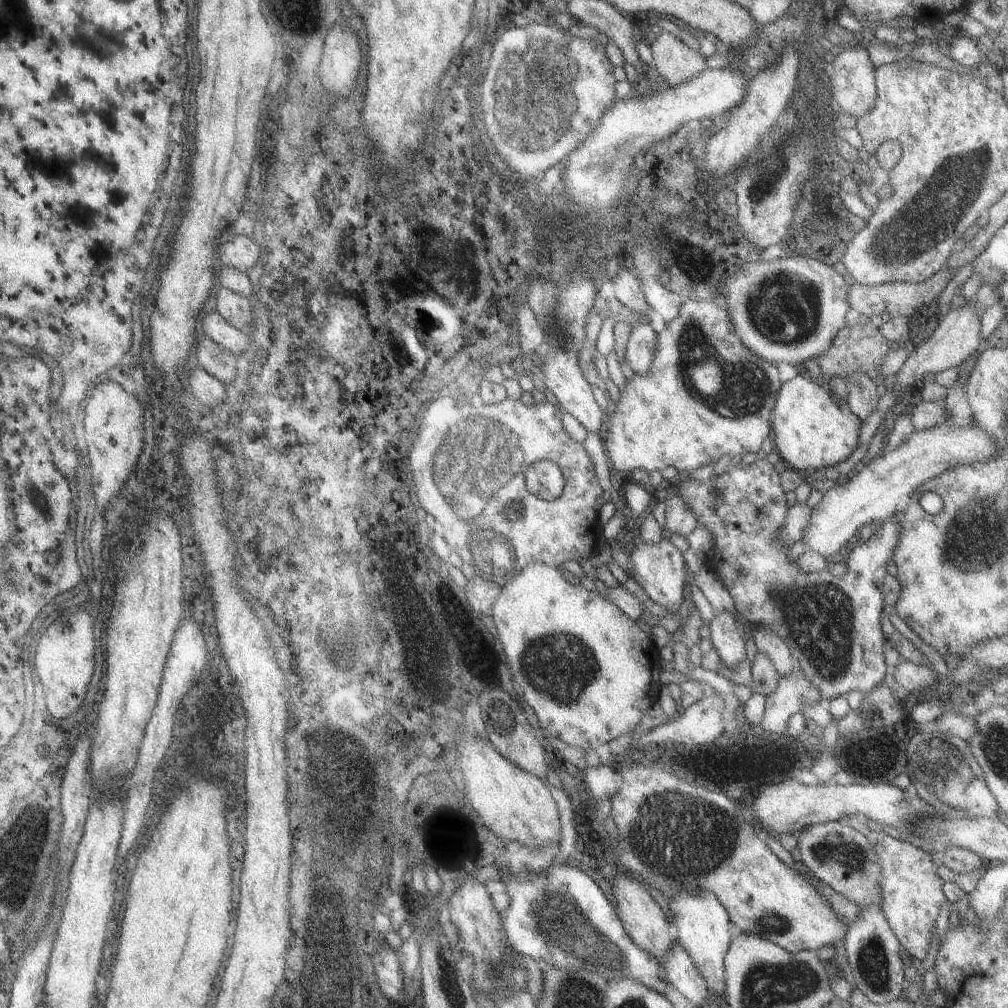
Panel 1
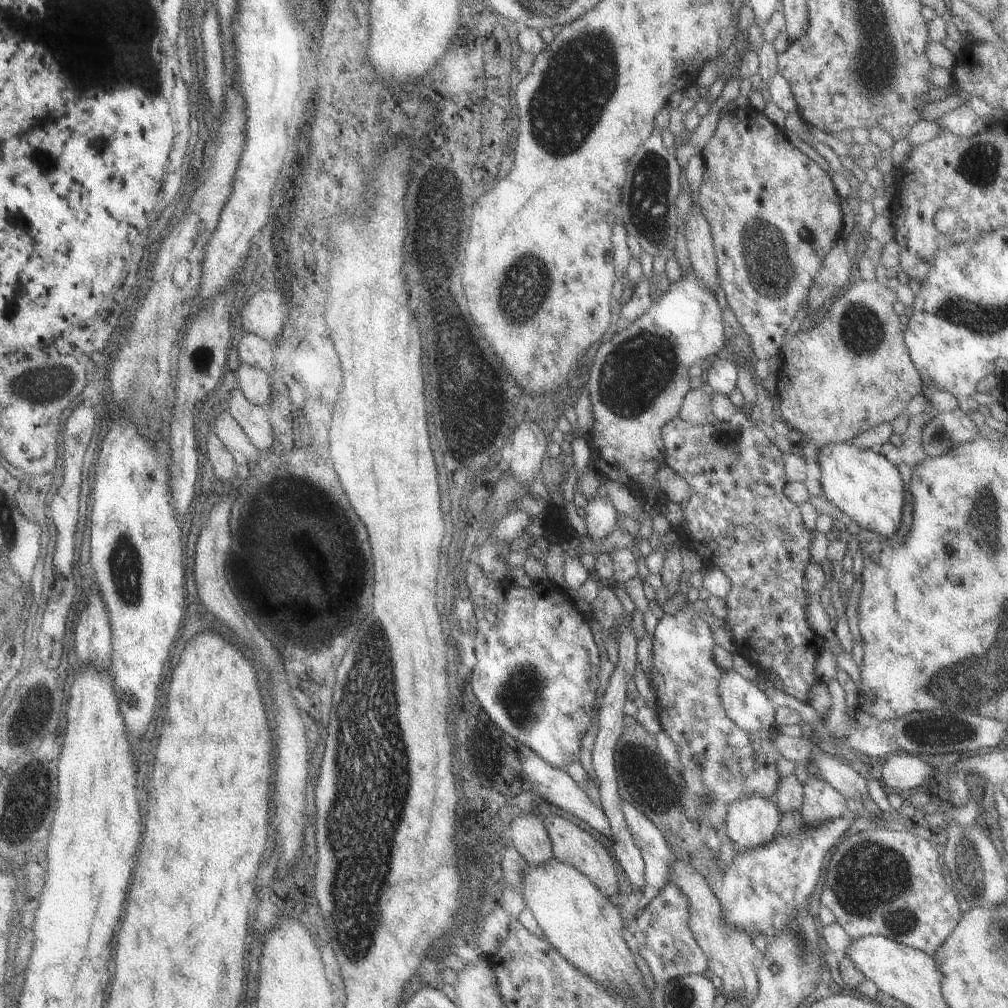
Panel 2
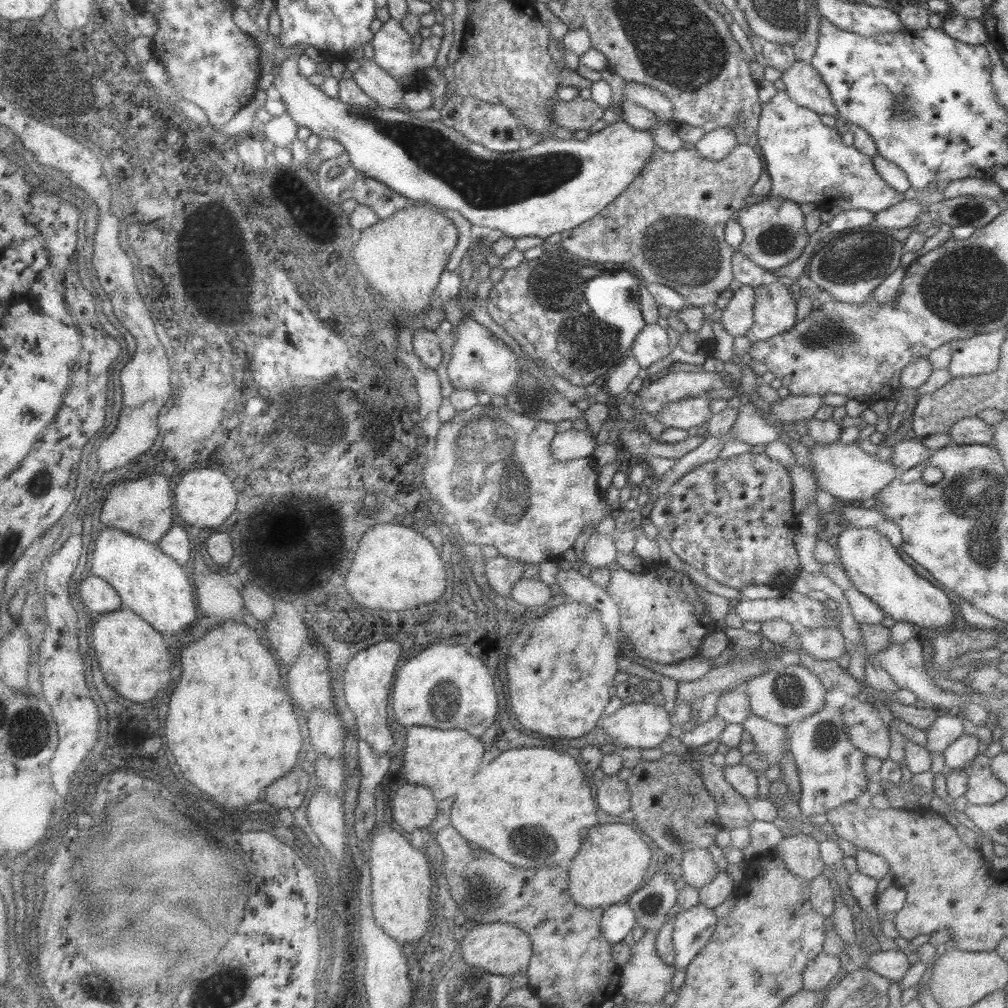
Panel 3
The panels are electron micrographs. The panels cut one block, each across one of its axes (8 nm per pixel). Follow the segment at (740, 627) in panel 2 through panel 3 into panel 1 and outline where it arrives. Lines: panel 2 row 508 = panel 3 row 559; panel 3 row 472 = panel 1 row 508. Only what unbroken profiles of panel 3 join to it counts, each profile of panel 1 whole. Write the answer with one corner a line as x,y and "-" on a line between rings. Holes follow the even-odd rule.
738,458
731,463
727,463
726,471
718,475
712,475
708,480
695,481
694,479
688,479
687,475
682,475
680,483
672,483
677,486
678,496
683,499
685,505
691,510
691,513
697,520
697,527
707,528
712,535
714,548
711,554
710,566
714,566
715,572
711,572
714,576
721,580
722,585
728,589
730,596
733,598
736,612
742,616
742,620
751,625
763,625
768,627
775,635
778,635
786,644
789,645
791,655
794,659
799,662
800,668
804,671
806,678
820,691
820,696
826,702
830,702
832,698
837,696
844,696
850,691
859,690
863,693
867,693
872,690
875,686
878,686
883,682
884,677
889,671
889,667
884,663
885,652
884,637
881,629
881,618
884,606
884,595
881,592
883,578
886,576
886,563
892,558
893,550
895,549
896,543
899,537
899,526
901,521
897,518
897,514
886,518
881,521
882,527
876,530
870,538
866,541
852,544
849,556
849,562
846,564
847,569
843,577
835,577
831,574
828,568
820,570
819,572
806,573
799,569
796,561
791,561
788,557
789,548
783,545
779,541
779,530
783,525
785,516
787,515
789,506
785,497
785,490
781,485
781,476
778,471
771,465
768,460
759,460
757,458

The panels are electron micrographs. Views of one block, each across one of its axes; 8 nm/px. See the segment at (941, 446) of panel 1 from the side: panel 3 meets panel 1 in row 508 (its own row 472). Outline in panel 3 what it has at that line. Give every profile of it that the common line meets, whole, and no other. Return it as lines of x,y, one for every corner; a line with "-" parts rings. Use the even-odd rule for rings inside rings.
837,441
834,444
815,444
810,450
811,472
817,479
817,486
835,499
846,503
860,505
862,501
875,497
884,486
890,484
898,471
891,460
881,462
876,456
866,454
856,443
844,445

